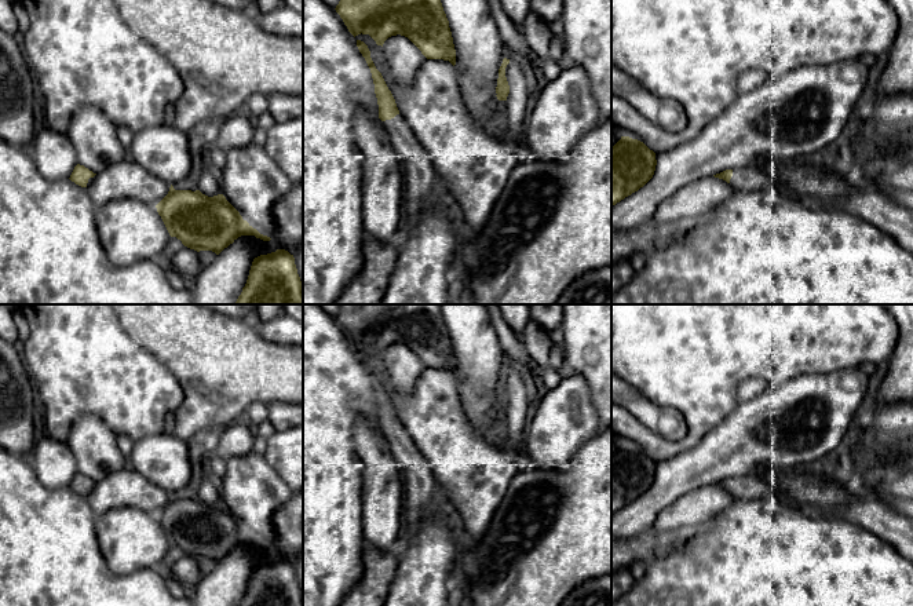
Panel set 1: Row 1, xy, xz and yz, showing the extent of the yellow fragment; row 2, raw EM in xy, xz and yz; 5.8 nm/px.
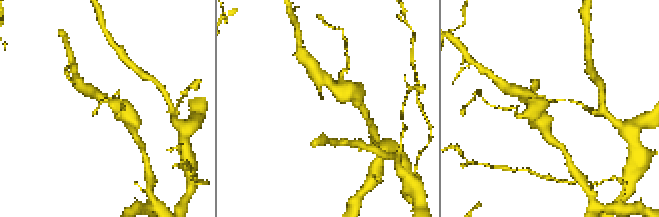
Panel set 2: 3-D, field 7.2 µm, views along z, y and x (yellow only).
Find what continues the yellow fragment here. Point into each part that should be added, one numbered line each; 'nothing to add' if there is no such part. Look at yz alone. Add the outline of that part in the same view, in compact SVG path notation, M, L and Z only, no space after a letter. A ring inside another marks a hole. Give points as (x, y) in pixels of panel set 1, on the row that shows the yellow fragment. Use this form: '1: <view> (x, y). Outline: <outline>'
1: yz (753, 178). Outline: M759 165L734 168L730 185L739 191L779 190L770 174Z

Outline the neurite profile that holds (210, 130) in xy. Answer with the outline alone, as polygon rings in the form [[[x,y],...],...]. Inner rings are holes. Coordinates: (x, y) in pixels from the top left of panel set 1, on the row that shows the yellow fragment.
[[[212,120],[207,121],[201,125],[201,134],[208,147],[215,146],[215,142],[218,139],[219,131],[220,131],[220,121]]]

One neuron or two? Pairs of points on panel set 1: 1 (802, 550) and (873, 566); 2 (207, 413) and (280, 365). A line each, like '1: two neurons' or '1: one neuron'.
1: one neuron
2: one neuron

